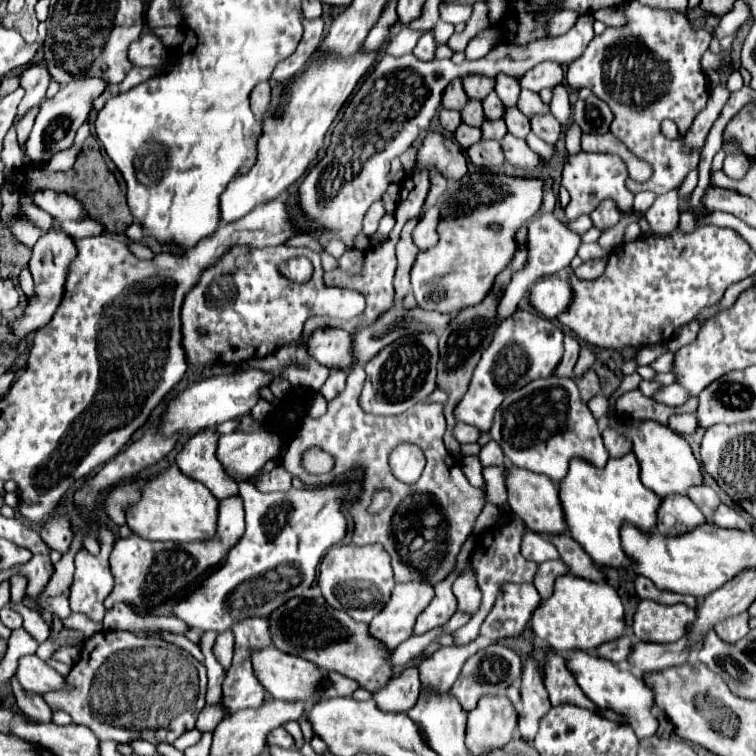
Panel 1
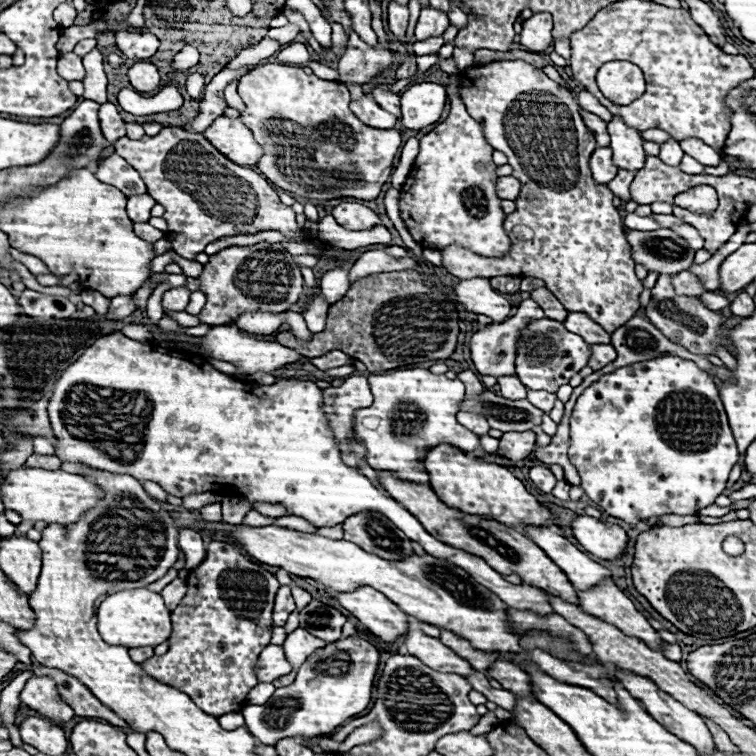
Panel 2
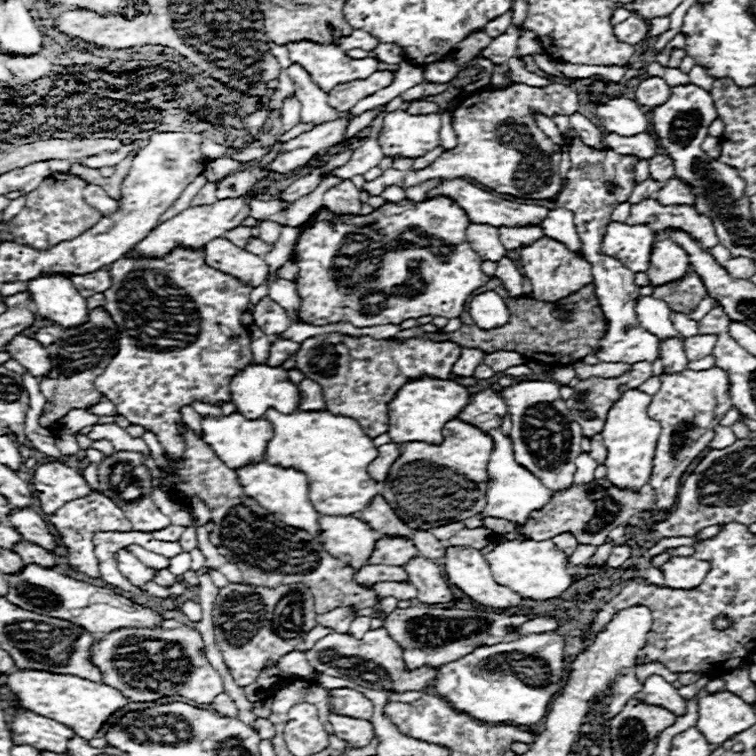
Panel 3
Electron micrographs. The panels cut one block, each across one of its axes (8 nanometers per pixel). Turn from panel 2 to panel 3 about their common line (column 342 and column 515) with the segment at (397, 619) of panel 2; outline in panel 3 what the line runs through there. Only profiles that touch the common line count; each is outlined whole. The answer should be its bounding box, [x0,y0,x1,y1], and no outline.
[444,546,522,610]

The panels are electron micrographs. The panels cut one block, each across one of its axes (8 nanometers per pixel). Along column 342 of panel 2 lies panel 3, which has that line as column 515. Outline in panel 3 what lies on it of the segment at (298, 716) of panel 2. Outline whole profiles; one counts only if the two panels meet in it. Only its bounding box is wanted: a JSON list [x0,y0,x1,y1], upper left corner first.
[434,632,564,726]

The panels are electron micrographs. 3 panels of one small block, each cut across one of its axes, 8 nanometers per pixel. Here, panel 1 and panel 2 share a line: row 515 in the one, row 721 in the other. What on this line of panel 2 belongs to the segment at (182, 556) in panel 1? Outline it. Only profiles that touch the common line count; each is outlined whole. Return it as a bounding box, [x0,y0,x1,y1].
[220,712,244,728]

